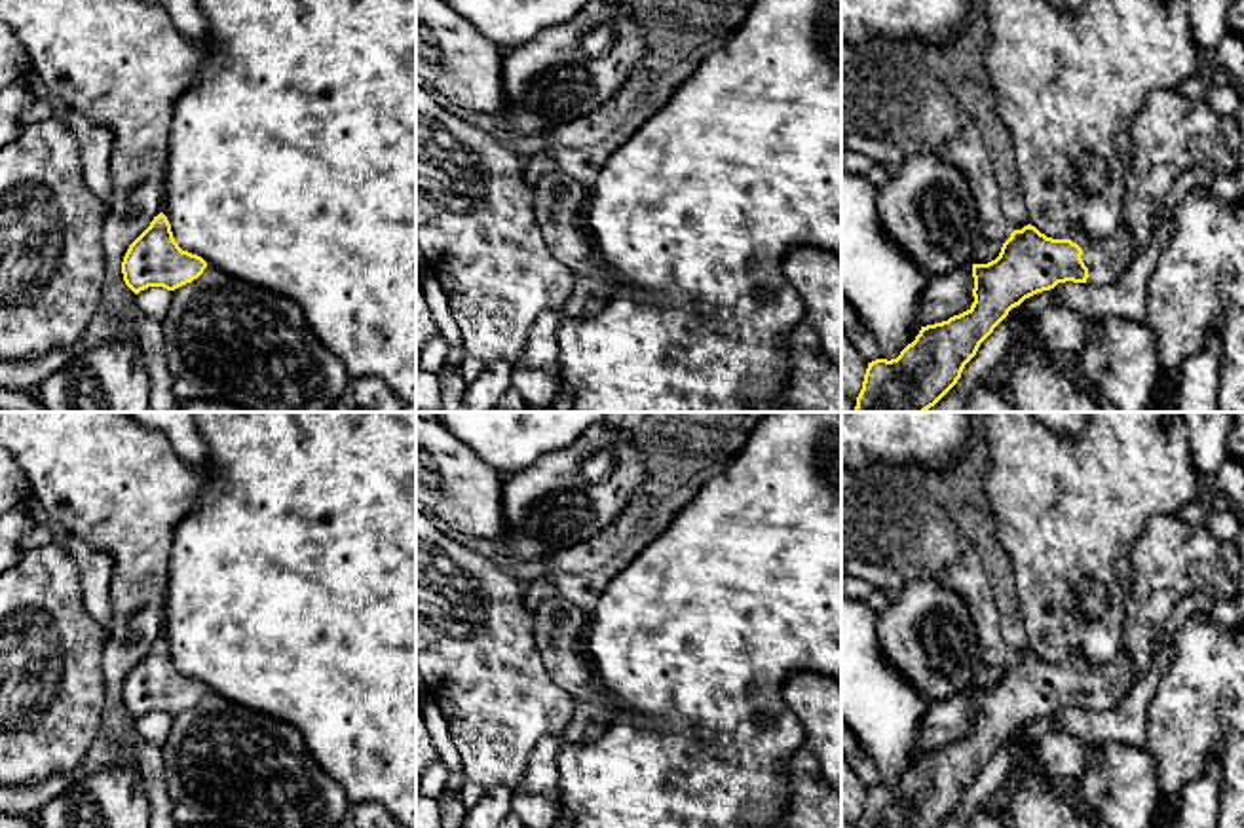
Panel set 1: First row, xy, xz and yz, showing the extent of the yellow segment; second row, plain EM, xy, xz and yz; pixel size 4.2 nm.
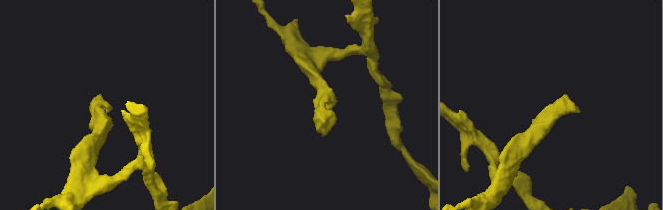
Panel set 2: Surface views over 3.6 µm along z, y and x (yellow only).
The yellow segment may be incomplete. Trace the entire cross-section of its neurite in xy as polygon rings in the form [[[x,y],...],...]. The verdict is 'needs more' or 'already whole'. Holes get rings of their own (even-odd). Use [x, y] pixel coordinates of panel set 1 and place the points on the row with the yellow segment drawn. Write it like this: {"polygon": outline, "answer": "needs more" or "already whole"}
{"polygon": [[[163,213],[129,245],[122,262],[123,281],[135,294],[148,287],[175,291],[198,279],[205,268],[201,256],[179,247]]], "answer": "already whole"}

